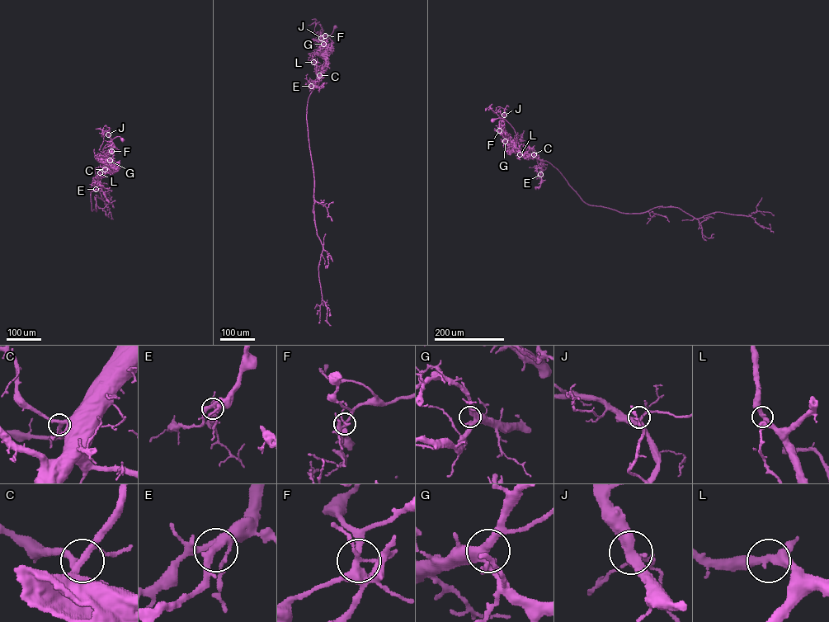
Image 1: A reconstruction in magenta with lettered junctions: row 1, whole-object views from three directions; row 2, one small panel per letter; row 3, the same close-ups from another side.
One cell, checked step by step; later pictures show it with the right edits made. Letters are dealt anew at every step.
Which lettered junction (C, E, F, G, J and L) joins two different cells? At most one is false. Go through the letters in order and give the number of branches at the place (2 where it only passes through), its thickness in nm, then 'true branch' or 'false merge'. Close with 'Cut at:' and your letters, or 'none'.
C: 4 | 320 nm | true branch
E: 4 | 360 nm | true branch
F: 6 | 340 nm | false merge
G: 4 | 360 nm | true branch
J: 5 | 360 nm | true branch
L: 3 | 340 nm | true branch
Cut at: F

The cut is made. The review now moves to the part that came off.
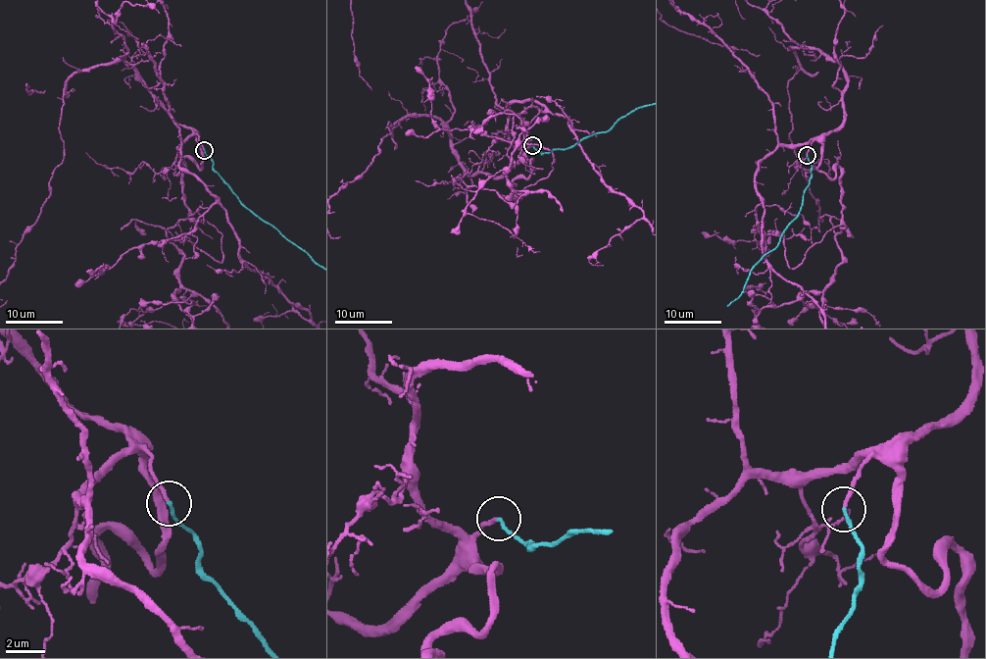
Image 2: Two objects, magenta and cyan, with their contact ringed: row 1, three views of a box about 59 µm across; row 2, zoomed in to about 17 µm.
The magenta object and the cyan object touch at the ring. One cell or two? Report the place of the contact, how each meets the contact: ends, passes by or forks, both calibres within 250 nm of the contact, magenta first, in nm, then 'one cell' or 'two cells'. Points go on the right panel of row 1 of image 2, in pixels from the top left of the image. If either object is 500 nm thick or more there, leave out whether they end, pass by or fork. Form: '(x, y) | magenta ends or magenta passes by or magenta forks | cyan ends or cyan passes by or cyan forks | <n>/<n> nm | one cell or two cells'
(807, 155) | magenta ends | cyan ends | 190/190 nm | one cell

